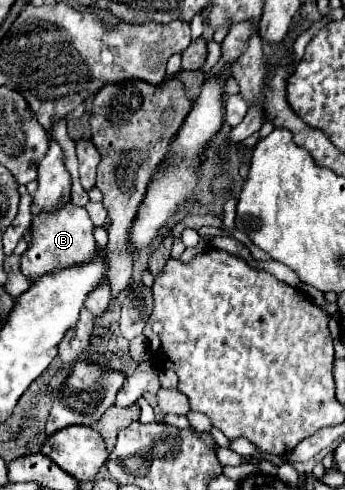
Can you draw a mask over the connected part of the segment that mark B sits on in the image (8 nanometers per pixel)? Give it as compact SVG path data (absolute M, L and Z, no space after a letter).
M64 203L62 207L54 211L40 211L38 215L32 215L28 233L32 237L30 247L22 255L22 273L30 279L36 279L40 275L46 275L54 269L72 267L76 263L84 263L90 259L90 255L96 249L94 235L92 235L92 221L84 207L78 207L74 203Z

